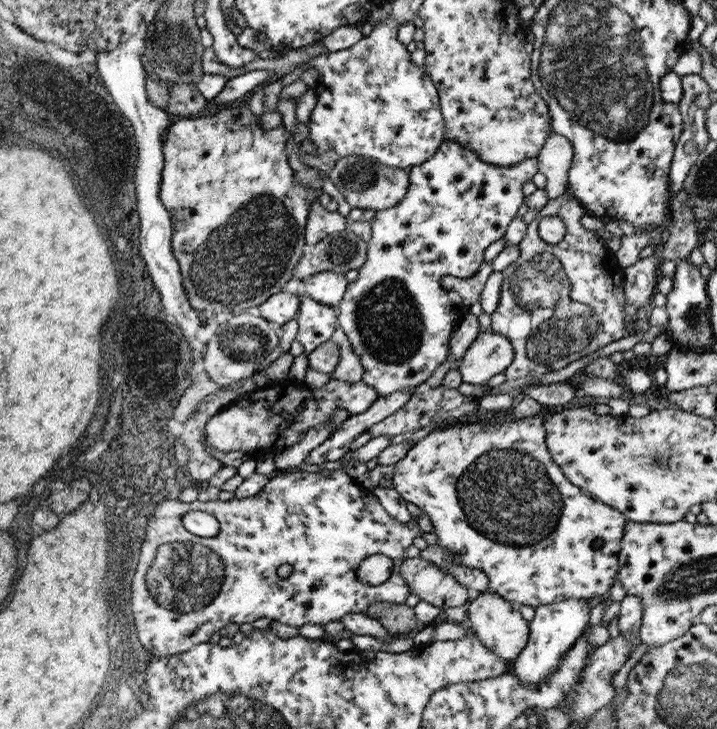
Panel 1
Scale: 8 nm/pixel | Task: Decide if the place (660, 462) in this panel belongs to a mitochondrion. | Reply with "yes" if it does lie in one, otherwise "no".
yes

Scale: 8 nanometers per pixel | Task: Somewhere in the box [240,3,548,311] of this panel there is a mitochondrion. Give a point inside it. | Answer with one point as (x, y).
(360, 177)

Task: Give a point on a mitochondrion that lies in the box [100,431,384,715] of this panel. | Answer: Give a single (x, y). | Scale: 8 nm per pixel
(186, 576)

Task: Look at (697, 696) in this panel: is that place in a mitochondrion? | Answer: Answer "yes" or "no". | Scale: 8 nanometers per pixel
yes

